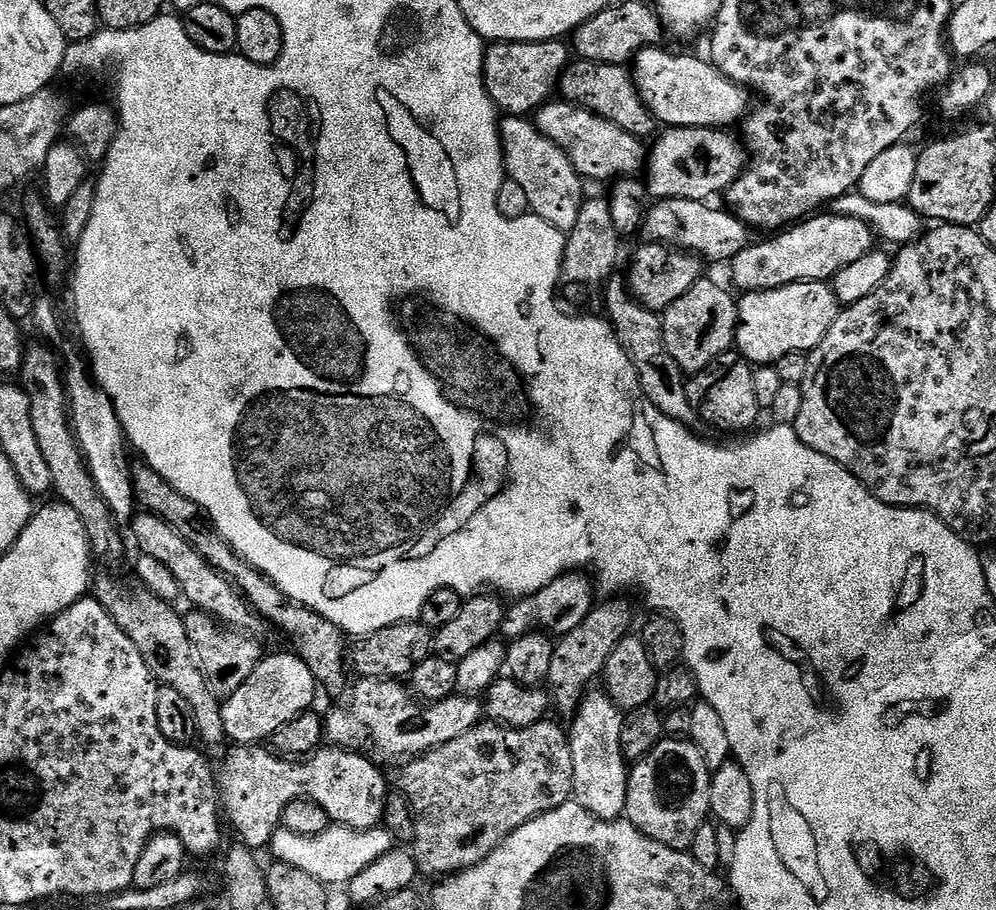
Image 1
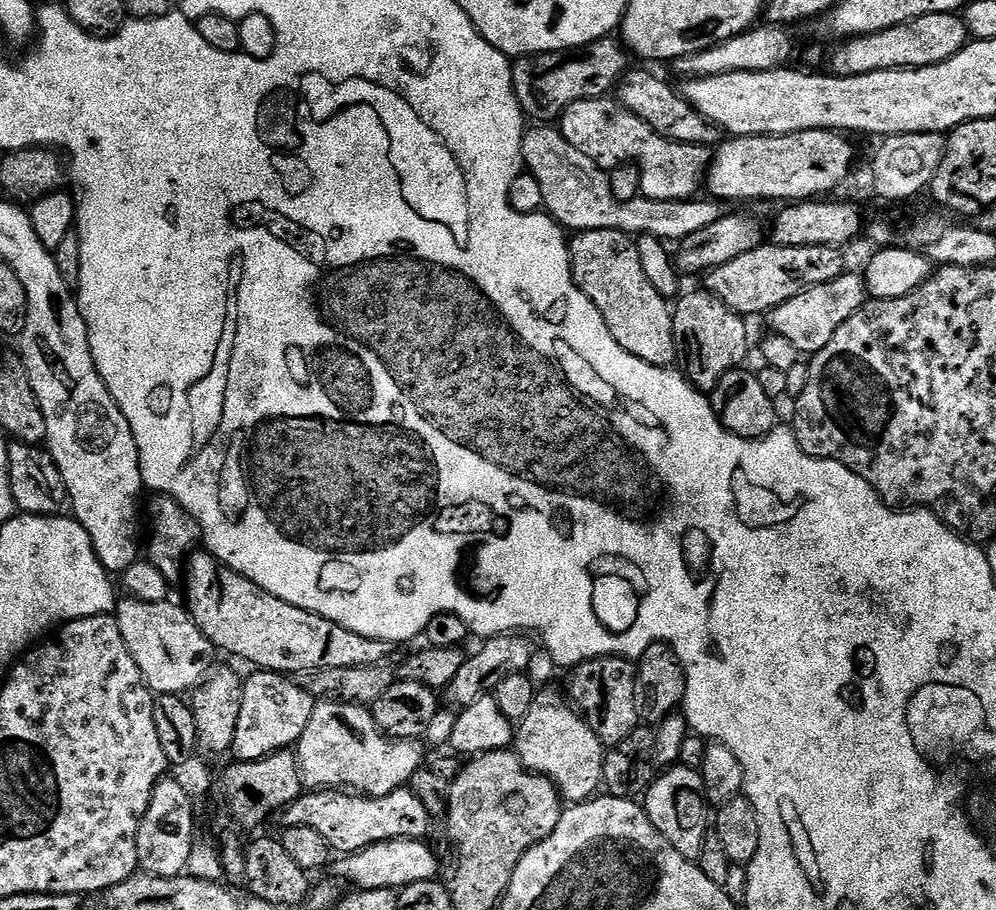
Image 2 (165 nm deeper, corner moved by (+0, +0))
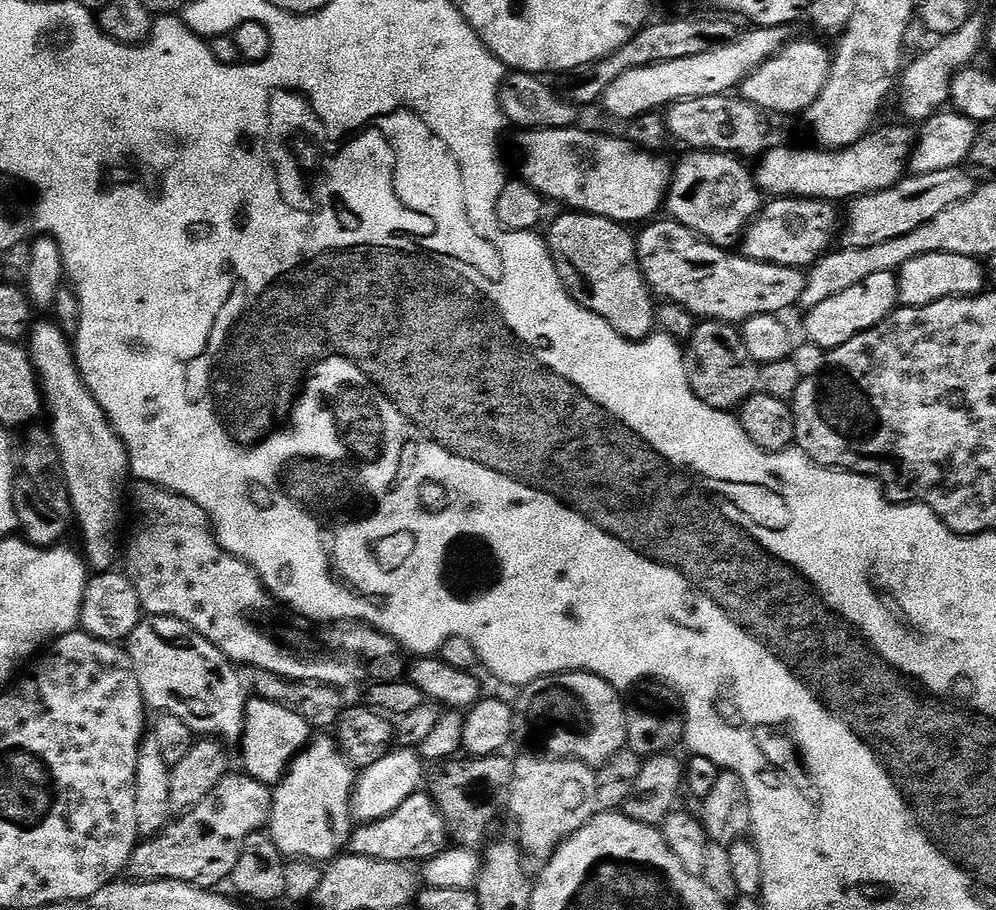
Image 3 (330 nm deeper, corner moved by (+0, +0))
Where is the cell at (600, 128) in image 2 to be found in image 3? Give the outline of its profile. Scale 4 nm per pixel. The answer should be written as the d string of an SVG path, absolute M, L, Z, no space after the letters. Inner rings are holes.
M695 150L683 154L674 164L674 179L666 201L667 215L697 236L727 249L728 244L735 240L737 243L741 233L762 211L762 193L756 187L755 175L749 169L747 172L735 156Z

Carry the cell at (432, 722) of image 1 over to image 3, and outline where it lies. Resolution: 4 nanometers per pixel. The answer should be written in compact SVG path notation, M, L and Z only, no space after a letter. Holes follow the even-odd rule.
M328 734L317 735L303 752L293 758L284 777L275 785L272 813L266 825L272 841L284 857L309 862L331 862L345 851L354 831L352 797L357 777L358 772L352 761L344 755L339 743Z

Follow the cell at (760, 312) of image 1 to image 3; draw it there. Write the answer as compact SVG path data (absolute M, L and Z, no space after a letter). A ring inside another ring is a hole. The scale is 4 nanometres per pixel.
M896 272L870 274L866 282L858 282L858 286L850 286L850 290L842 290L842 294L834 294L826 302L809 309L804 320L804 332L807 343L825 350L842 346L842 342L850 342L858 334L878 326L886 317L891 316L900 304Z

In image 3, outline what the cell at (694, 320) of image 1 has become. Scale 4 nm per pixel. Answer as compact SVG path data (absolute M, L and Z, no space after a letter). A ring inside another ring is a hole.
M705 320L697 323L692 339L686 346L688 381L698 398L719 412L732 412L739 409L760 387L760 365L755 364L746 354L746 346L740 337L739 327L735 324L723 324L720 320Z

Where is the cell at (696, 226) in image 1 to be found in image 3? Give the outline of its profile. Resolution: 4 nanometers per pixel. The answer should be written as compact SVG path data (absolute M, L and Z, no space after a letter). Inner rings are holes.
M963 167L950 170L934 170L934 174L908 174L894 186L882 192L875 192L870 196L858 196L847 205L848 216L842 220L842 241L845 248L865 248L866 246L882 246L882 242L891 242L894 238L902 238L904 234L910 234L930 222L930 218L942 214L942 210L950 206L958 206L958 202L966 202L978 187L978 181L970 173L964 172Z

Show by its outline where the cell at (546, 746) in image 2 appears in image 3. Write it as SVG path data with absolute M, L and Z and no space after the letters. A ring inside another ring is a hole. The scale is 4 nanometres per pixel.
M540 756L515 757L512 766L514 782L506 812L516 819L516 828L520 831L520 851L529 861L537 860L537 865L543 866L563 840L569 840L596 817L600 804L599 782L593 765Z

